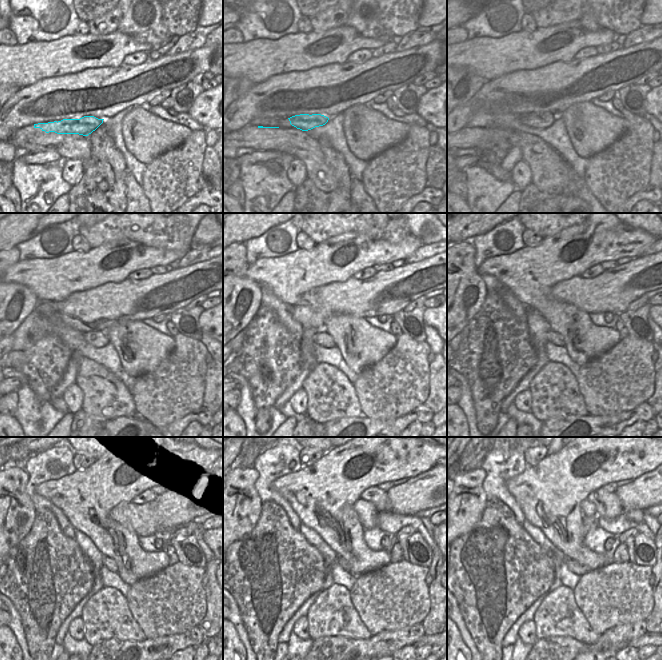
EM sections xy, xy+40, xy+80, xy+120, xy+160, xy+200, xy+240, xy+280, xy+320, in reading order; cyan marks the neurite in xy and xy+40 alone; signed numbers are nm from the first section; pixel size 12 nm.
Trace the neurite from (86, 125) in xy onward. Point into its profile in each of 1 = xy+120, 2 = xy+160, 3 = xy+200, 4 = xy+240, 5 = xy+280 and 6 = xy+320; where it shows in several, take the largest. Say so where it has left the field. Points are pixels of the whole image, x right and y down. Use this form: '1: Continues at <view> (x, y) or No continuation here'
1: Continues at xy+120 (98, 339)
2: Continues at xy+160 (322, 338)
3: Continues at xy+200 (552, 337)
4: Continues at xy+240 (108, 563)
5: Continues at xy+280 (341, 561)
6: Continues at xy+320 (574, 566)

